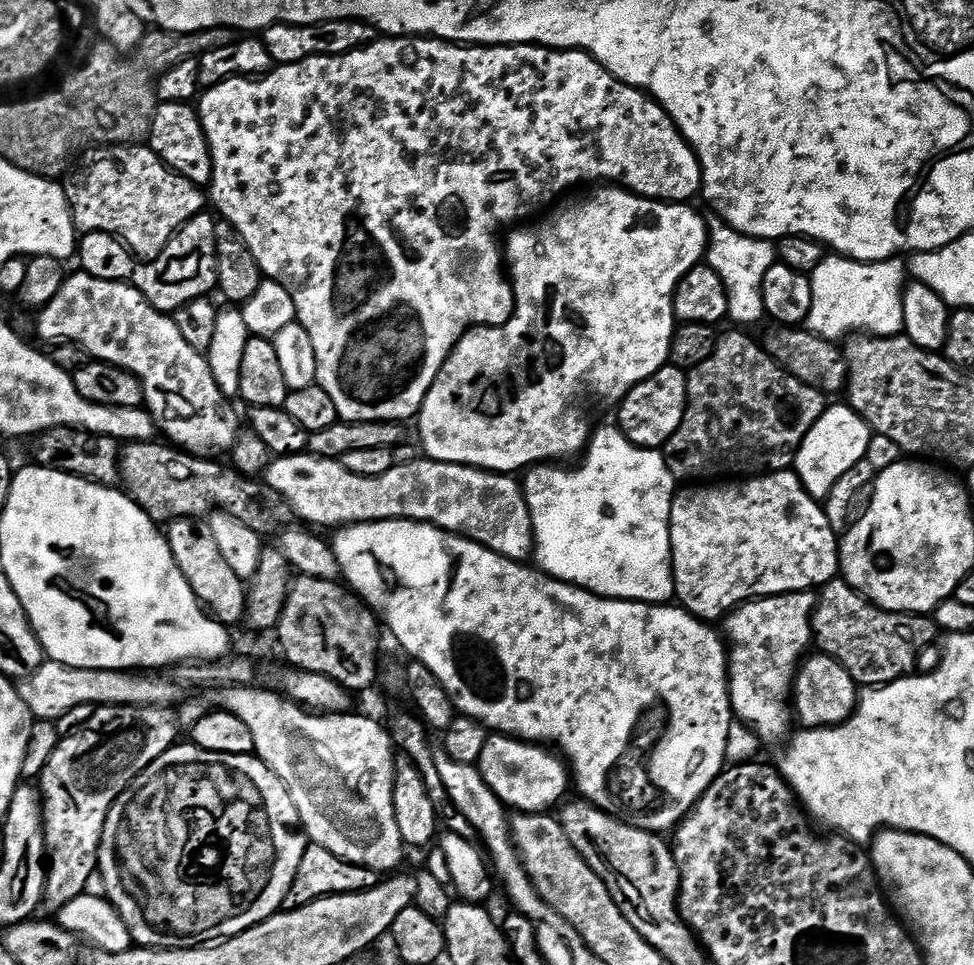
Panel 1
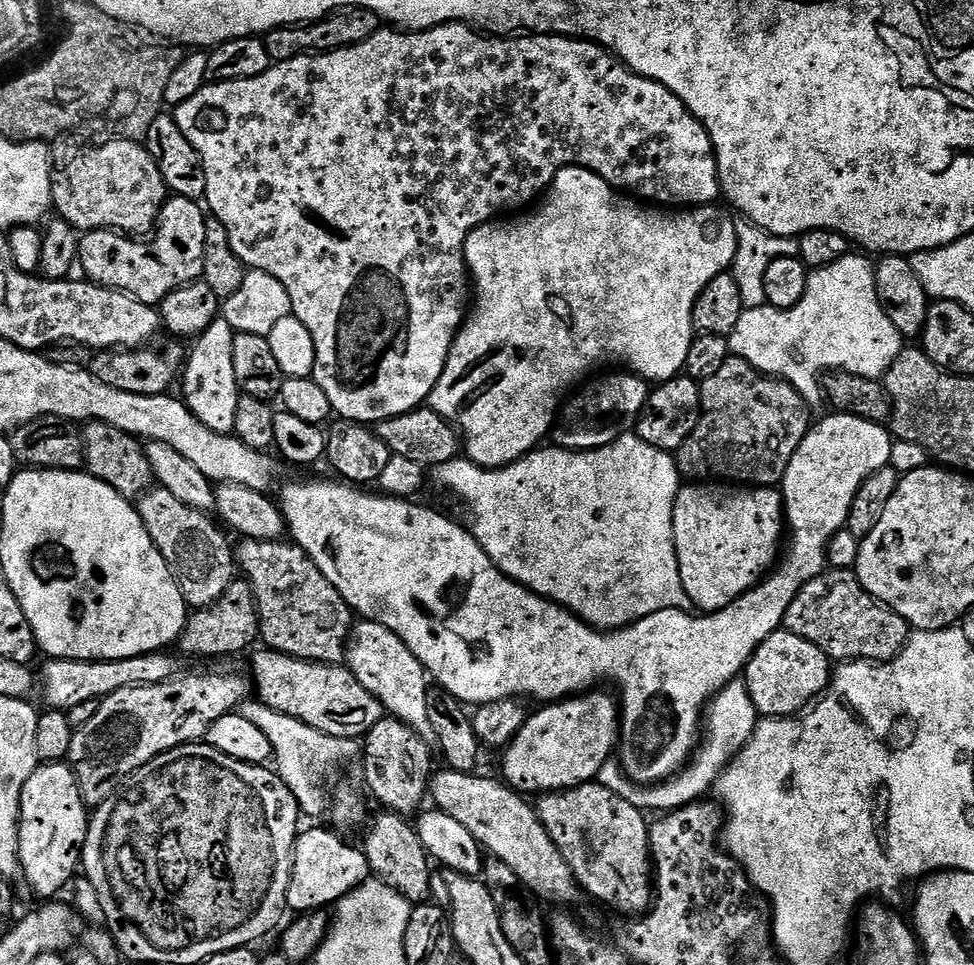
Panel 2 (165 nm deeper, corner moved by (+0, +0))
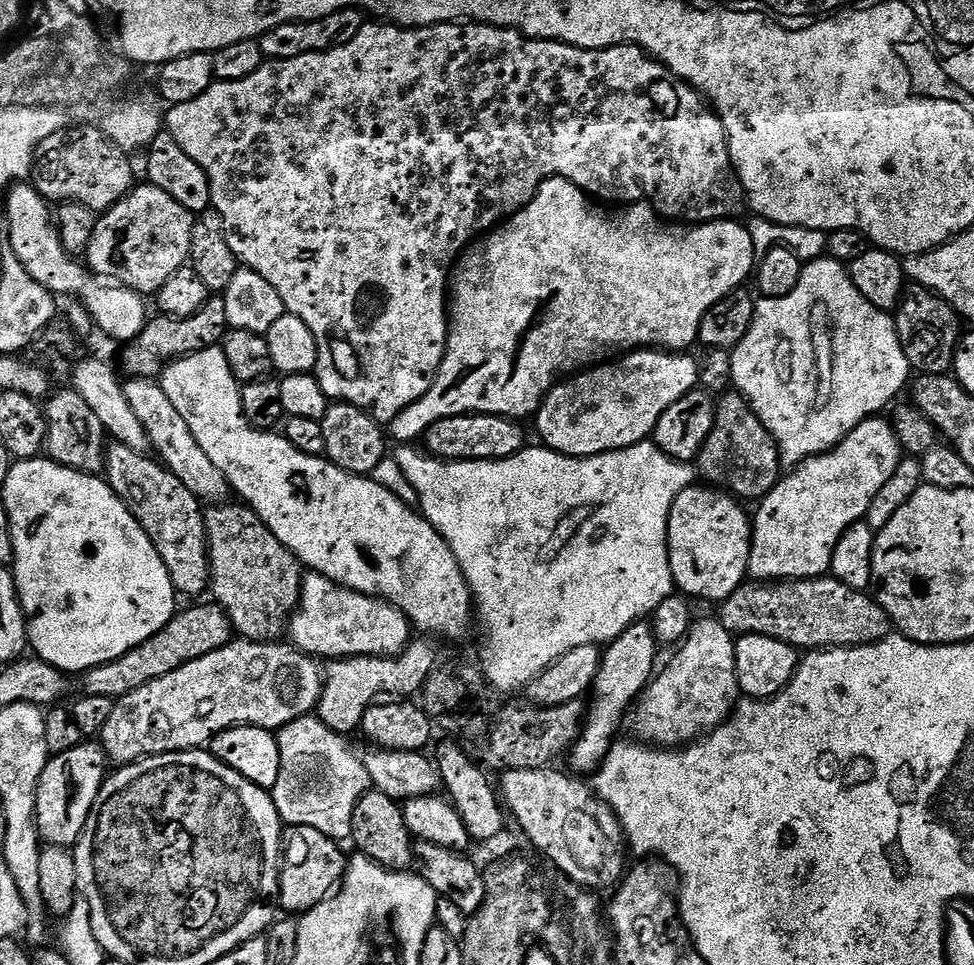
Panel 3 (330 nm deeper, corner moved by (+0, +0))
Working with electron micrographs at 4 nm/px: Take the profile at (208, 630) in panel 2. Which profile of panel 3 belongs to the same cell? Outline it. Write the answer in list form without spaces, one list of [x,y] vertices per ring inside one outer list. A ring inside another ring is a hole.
[[[207,603],[200,604],[197,608],[188,608],[185,612],[184,609],[177,611],[172,621],[162,630],[158,630],[158,634],[146,638],[146,642],[134,646],[116,660],[100,664],[97,668],[89,668],[82,676],[85,694],[111,701],[113,698],[138,690],[138,686],[146,682],[154,682],[154,678],[162,678],[186,666],[186,662],[194,662],[222,646],[231,644],[234,639],[234,629],[230,618],[219,604]]]

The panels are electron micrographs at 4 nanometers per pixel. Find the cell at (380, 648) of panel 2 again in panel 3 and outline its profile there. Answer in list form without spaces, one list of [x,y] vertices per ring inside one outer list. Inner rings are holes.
[[[319,574],[305,575],[300,588],[300,607],[290,621],[291,643],[313,658],[349,656],[399,656],[410,643],[410,625],[399,608],[367,596]]]

